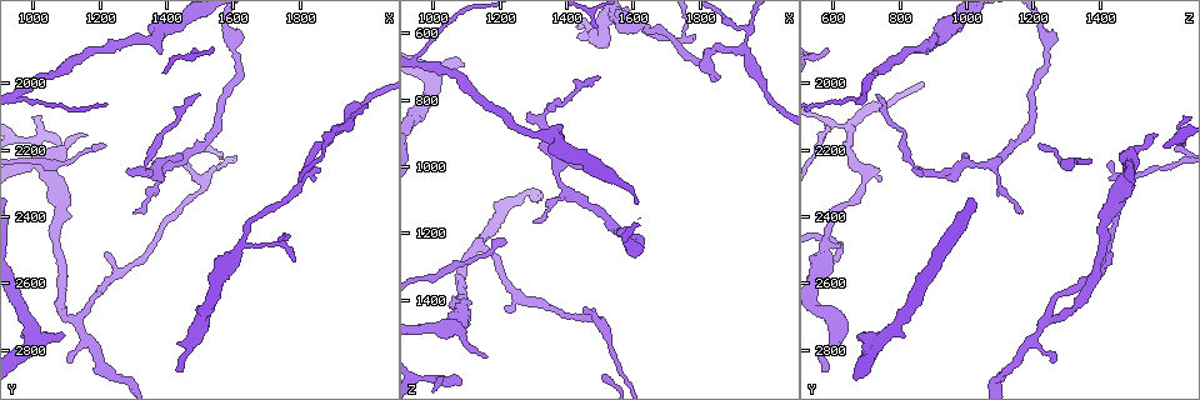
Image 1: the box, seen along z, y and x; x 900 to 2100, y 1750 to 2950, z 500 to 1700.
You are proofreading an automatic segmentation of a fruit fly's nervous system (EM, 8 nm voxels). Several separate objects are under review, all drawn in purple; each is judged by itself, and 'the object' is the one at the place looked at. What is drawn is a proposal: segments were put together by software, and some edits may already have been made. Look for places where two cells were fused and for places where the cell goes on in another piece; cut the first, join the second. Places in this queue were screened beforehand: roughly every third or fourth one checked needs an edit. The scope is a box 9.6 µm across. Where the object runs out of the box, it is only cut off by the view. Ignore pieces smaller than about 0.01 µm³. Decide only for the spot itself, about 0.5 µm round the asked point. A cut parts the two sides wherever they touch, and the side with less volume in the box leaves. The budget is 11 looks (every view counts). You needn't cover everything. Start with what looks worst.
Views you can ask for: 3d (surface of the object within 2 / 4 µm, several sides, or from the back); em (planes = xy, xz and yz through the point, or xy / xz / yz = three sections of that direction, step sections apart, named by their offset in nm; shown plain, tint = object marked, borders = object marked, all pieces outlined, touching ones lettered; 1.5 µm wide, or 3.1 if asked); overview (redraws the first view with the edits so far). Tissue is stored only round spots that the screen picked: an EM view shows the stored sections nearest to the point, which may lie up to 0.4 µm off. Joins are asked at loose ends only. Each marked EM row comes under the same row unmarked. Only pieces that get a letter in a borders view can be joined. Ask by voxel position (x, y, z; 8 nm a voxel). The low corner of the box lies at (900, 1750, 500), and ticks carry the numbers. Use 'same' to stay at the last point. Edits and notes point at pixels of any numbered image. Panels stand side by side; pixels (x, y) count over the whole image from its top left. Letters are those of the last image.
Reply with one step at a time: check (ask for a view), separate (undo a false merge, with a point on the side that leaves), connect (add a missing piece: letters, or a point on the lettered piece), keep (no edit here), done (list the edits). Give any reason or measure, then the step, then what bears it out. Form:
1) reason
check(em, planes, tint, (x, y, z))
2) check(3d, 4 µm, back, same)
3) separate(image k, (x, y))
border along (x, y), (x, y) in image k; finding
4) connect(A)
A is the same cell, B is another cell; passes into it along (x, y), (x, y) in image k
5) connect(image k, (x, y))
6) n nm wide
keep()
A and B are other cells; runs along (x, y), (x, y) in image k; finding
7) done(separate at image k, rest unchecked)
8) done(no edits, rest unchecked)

free end
check(em, 3.1 µm, xy, step 8, borders, (1430, 2860, 580))

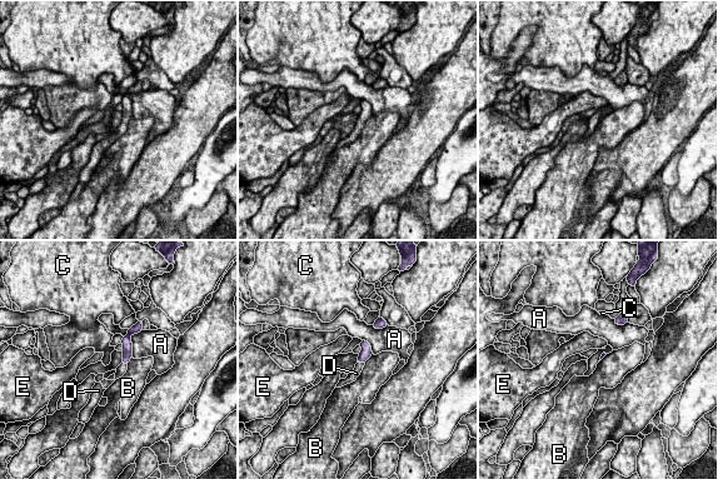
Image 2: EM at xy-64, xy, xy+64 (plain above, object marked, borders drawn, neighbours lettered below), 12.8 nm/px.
A touches over 400 nm
connect(D)
D is the same cell, A, B, C and E are other cells; passes into it along (365, 353), (360, 362), (355, 373) in image 2; the cell continues

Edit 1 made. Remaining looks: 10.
check(em, planes, borders, (1090, 2760, 690))

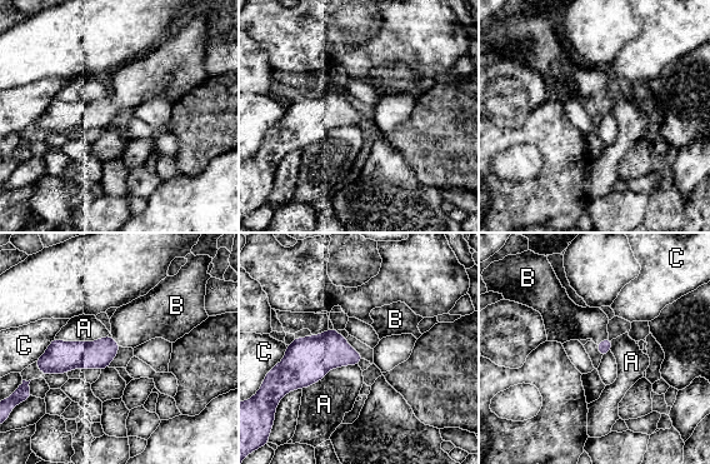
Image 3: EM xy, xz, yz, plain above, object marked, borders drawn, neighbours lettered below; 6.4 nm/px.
connect(B)
B is the same cell, A and C are other cells; passes into it along (604, 347), (603, 340), (569, 322) in image 3; it goes on there

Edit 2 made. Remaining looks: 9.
check(overview)

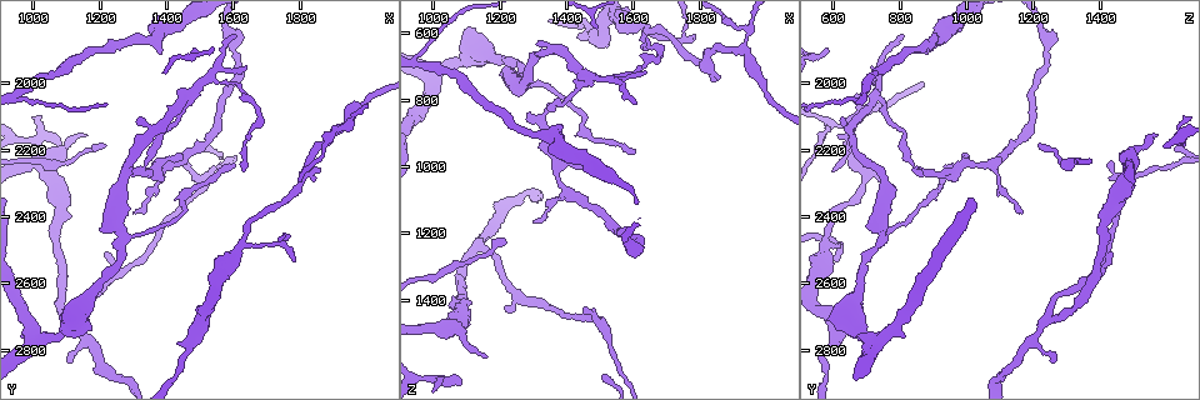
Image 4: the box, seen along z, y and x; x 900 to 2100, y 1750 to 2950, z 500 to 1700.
thin end
check(em, planes, borders, (1210, 2180, 1210))

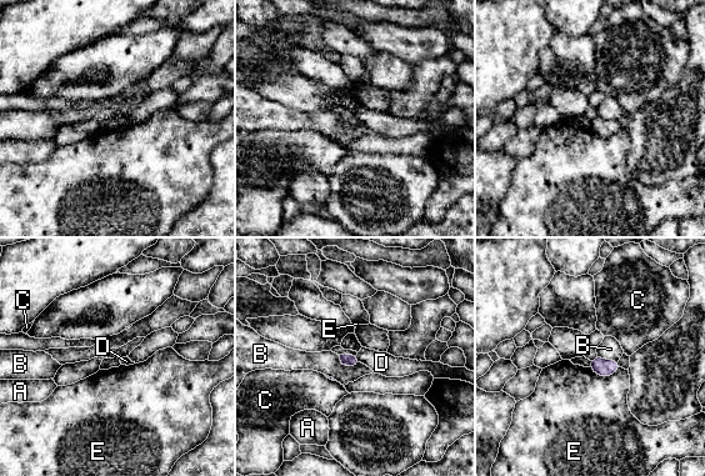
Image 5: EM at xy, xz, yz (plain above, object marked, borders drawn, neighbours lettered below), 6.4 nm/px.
80 nm wide
keep()
A, B, C, D and E are other cells; border along (355, 355), (360, 361) in image 5; none of them fits

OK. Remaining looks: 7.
check(em, yz, step 8, tint, (1740, 2470, 610))

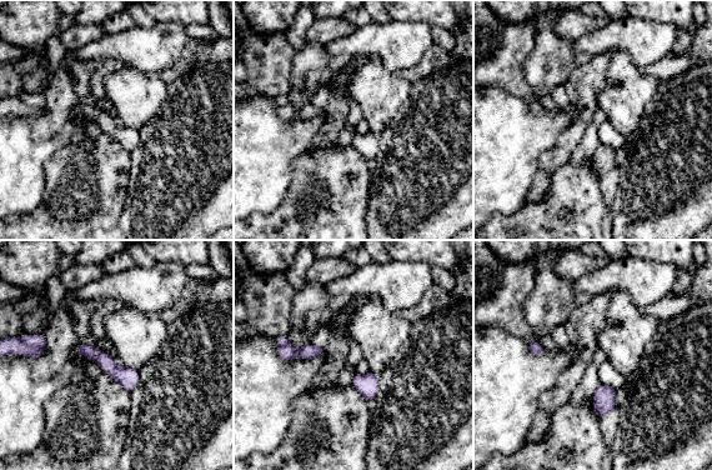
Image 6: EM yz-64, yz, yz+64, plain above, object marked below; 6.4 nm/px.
check(em, planes, borders, same)

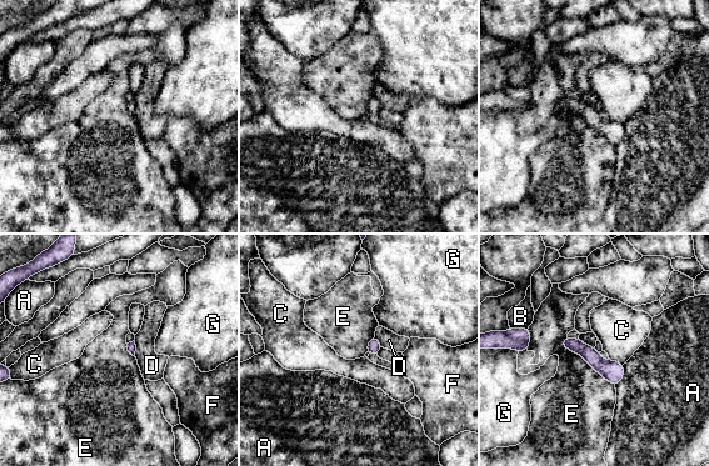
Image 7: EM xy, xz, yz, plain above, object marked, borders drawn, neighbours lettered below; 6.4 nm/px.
E touches over 460 nm
keep()
A, B, C, D, E, F and G are other cells; continuous, no second cell

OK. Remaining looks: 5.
done(connect at image 2, connect at image 3, rest unchecked)

